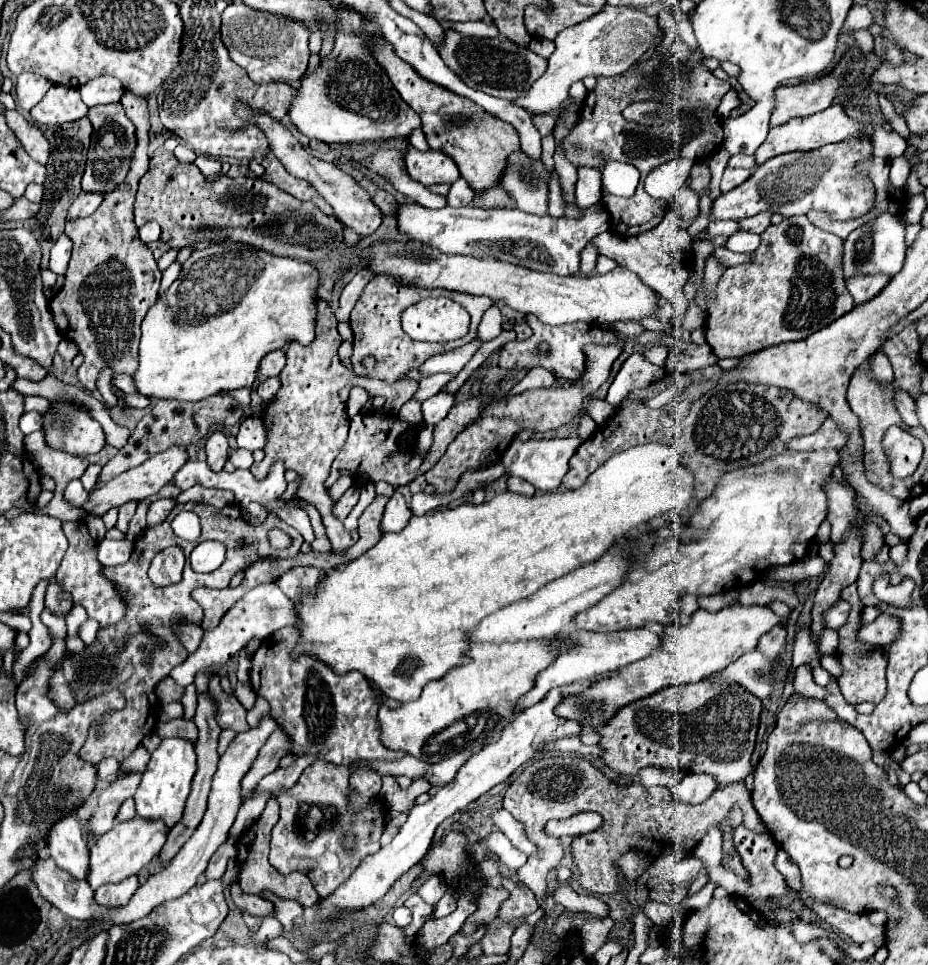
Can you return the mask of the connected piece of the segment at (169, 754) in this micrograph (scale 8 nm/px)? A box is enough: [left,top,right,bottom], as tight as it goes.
[134,737,196,827]

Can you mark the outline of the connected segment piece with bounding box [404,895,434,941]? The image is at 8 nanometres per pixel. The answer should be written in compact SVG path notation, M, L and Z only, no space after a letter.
M410 895L410 897L406 899L406 903L404 903L404 905L412 911L412 923L404 929L404 933L406 933L408 941L414 941L416 931L424 925L424 921L426 921L426 919L430 919L430 917L432 917L434 907L432 907L432 905L428 905L420 895Z

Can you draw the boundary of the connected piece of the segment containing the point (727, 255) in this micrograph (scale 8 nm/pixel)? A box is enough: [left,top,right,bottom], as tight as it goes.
[714,247,752,267]

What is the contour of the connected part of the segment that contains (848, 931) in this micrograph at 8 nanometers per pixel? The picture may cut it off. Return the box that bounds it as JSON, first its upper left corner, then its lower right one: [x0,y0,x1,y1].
[808,901,884,943]

